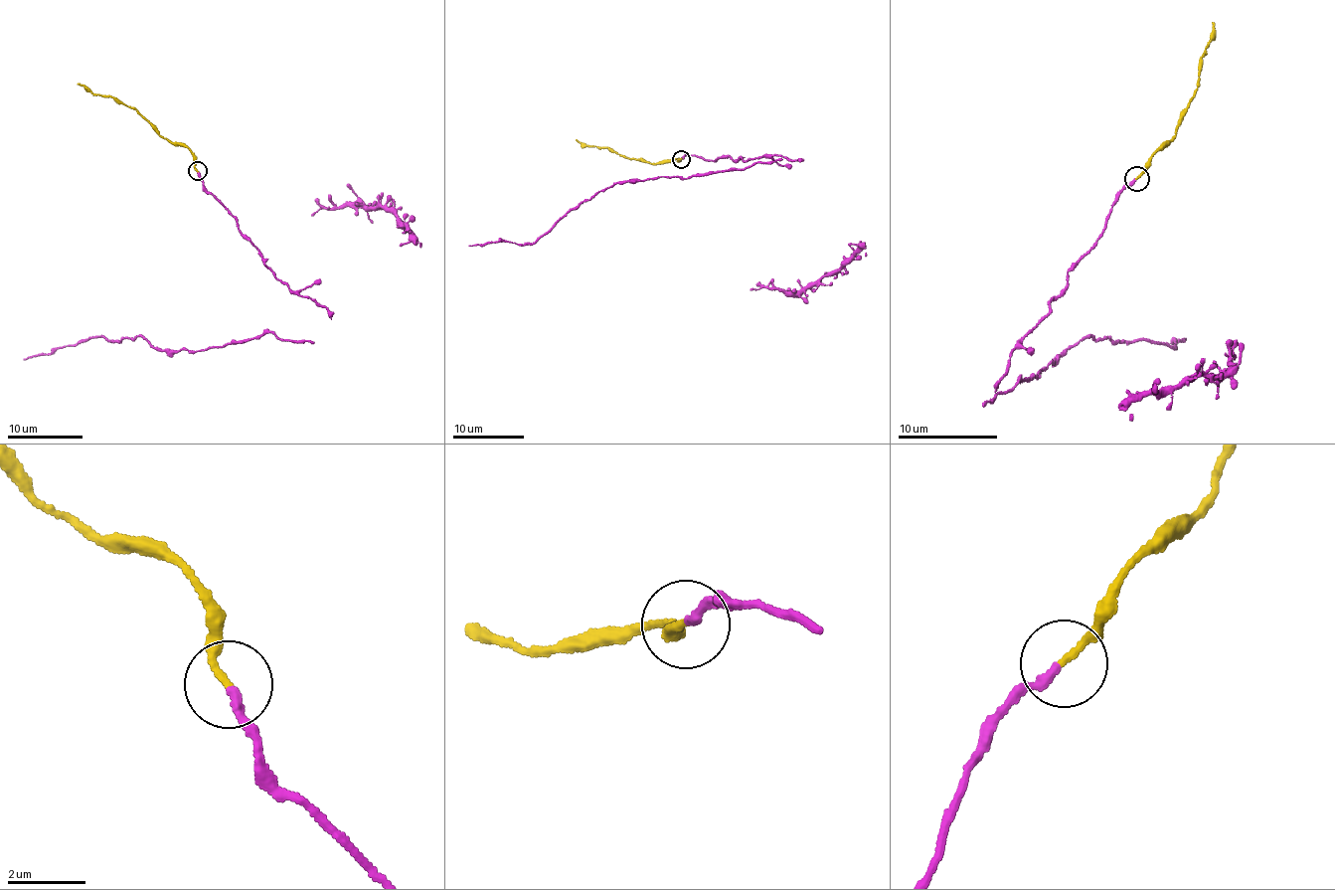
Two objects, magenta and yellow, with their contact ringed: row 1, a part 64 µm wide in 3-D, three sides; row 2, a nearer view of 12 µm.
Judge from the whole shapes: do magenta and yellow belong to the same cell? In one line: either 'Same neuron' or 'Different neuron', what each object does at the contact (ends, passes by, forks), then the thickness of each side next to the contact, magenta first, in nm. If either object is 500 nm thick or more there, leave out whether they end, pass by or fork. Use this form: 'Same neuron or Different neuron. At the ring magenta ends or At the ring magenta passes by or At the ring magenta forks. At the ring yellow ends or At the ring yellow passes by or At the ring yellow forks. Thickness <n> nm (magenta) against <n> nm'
Same neuron. At the ring magenta ends. At the ring yellow ends. Thickness 240 nm (magenta) against 200 nm

